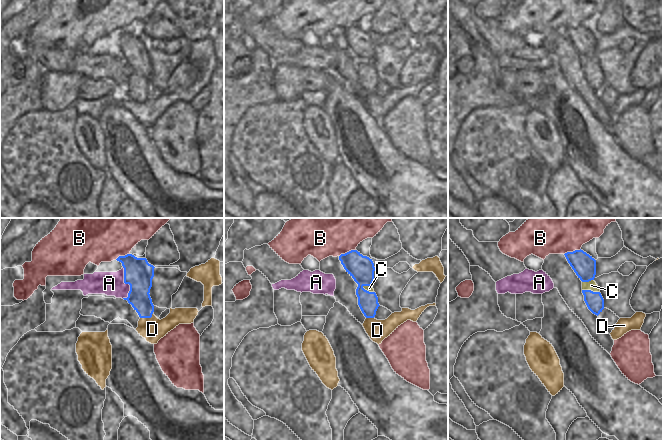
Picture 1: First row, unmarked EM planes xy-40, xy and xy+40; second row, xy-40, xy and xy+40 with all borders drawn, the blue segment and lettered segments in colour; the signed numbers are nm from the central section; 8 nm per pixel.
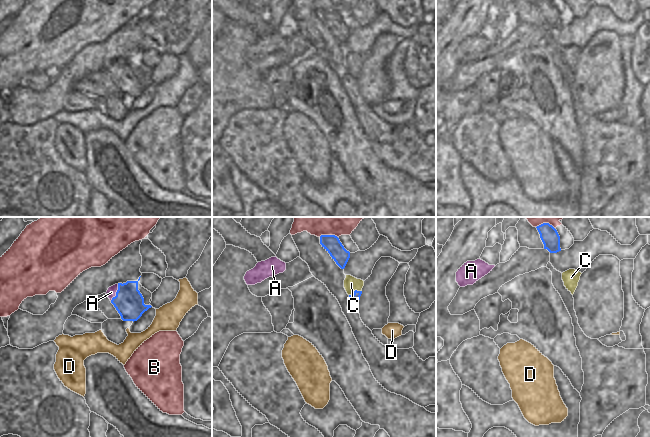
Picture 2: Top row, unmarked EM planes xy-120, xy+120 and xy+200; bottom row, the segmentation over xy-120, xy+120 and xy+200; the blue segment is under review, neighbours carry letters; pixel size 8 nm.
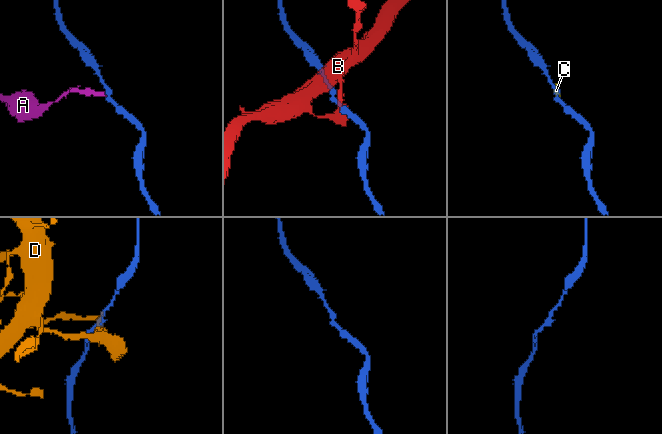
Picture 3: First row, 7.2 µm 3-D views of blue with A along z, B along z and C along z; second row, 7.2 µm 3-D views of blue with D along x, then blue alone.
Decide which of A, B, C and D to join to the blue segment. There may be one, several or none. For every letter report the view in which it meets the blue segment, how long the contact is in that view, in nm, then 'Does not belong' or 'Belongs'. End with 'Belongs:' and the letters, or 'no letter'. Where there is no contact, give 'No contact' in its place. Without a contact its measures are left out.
A: Touches blue in xy-40. Shared border 260 nm. Does not belong
B: Touches blue in xy. Shared border 150 nm. Does not belong
C: Touches blue in xy+40. Shared border 150 nm. Does not belong
D: Touches blue in xy-40. Shared border 120 nm. Does not belong
Belongs: no letter.

